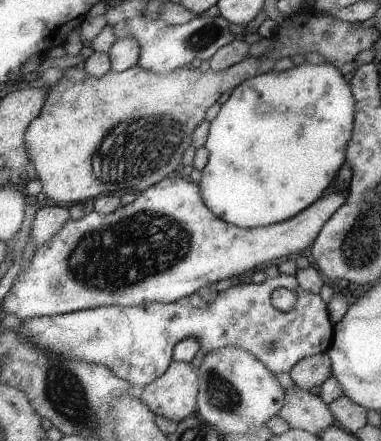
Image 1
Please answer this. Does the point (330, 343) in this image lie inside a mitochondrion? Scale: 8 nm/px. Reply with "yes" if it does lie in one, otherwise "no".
no

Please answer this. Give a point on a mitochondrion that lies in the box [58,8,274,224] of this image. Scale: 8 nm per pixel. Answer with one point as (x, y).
(143, 145)

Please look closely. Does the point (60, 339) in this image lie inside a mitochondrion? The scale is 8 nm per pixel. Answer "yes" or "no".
yes

